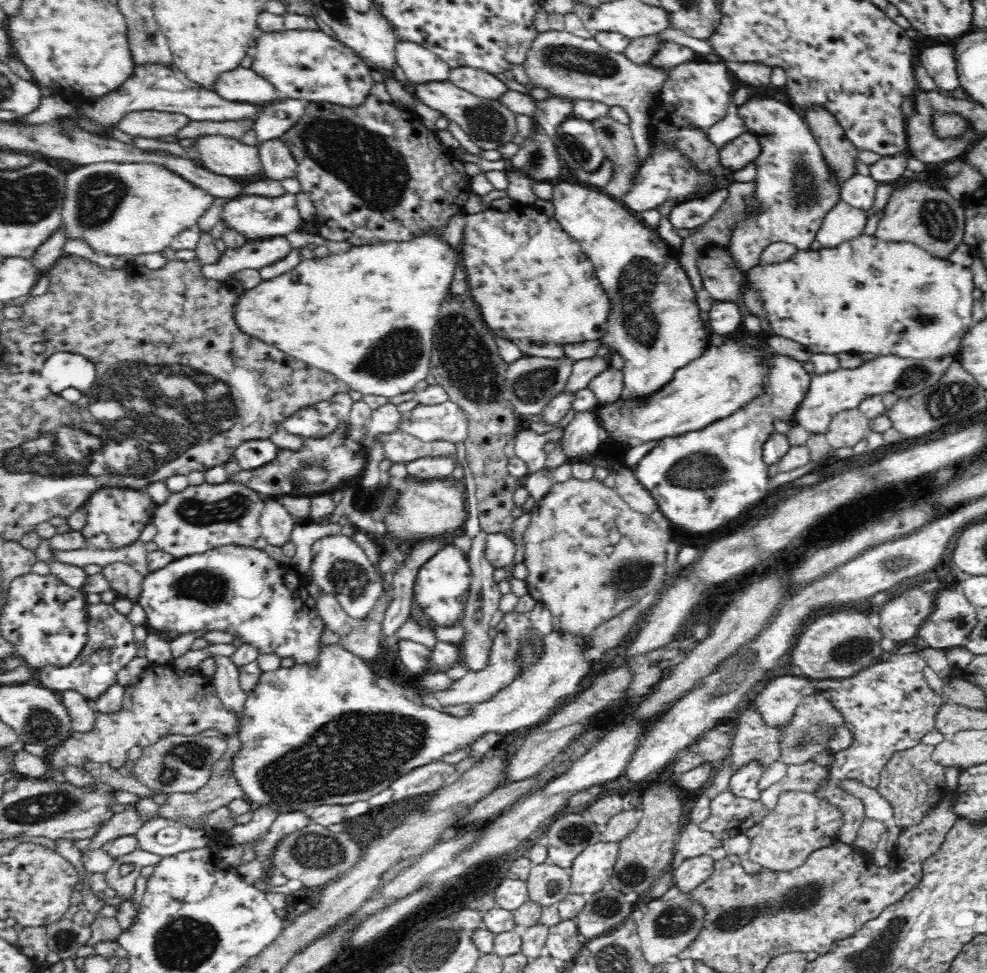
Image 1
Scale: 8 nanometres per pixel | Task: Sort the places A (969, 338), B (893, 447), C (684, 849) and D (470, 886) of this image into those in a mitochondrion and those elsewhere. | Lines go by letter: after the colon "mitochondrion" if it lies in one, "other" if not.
A: other
B: other
C: other
D: other

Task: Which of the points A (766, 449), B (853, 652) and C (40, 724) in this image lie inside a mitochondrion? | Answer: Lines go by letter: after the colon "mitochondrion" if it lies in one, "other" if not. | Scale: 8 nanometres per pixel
A: other
B: mitochondrion
C: mitochondrion

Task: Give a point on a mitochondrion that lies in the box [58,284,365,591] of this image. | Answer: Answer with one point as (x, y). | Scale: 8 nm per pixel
(152, 393)

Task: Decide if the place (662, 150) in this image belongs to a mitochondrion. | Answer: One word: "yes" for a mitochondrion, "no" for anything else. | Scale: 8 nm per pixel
no

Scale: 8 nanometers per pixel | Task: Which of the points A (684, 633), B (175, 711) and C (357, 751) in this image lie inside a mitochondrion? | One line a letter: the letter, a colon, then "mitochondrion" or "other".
A: other
B: other
C: mitochondrion

